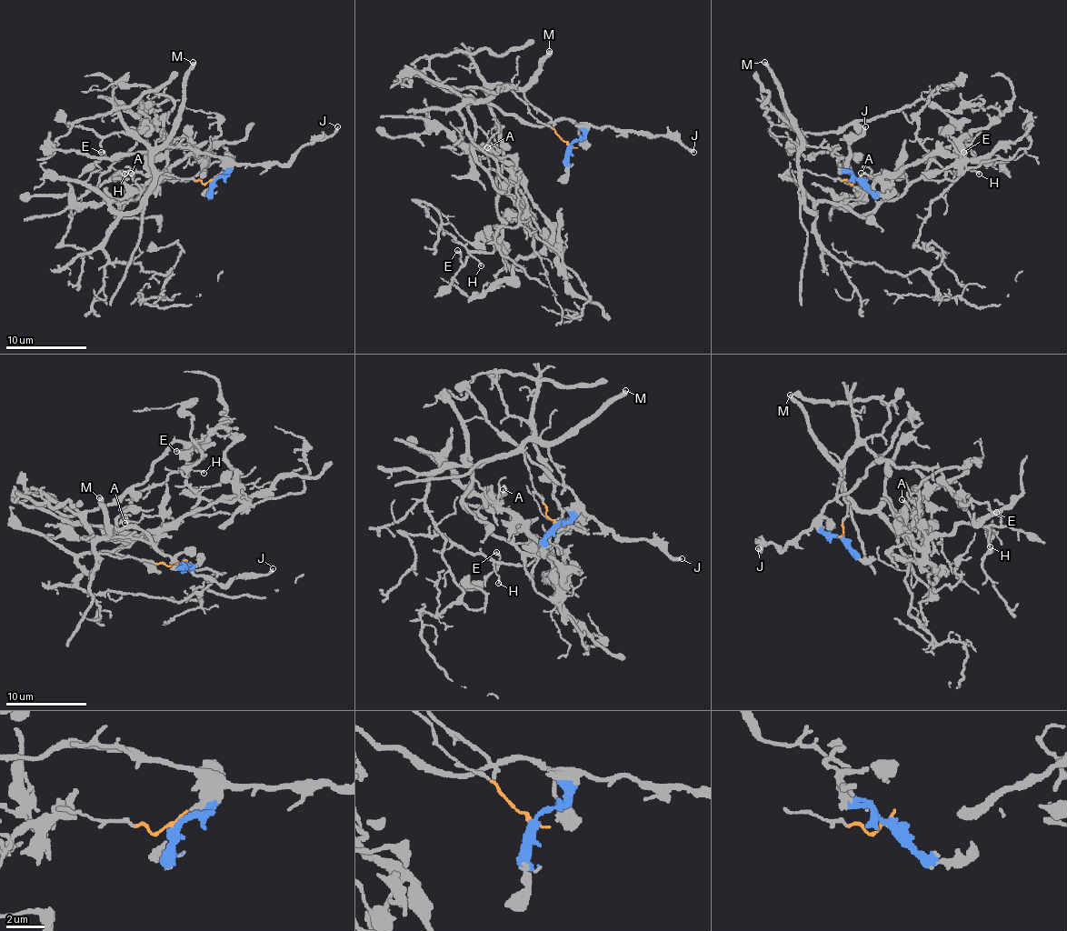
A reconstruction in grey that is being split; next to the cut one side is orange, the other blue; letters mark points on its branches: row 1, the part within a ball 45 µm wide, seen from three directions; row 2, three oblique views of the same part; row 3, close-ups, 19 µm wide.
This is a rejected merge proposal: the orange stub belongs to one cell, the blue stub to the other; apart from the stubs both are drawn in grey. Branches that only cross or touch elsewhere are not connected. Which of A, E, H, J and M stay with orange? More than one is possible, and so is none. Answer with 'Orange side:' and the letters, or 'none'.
Orange side: A, E, H, M

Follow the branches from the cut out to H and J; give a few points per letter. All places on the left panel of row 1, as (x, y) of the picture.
H: (213, 178), (150, 165), (132, 132), (146, 120), (140, 100), (136, 142), (112, 166), (124, 175)
J: (213, 178), (223, 176), (235, 165), (285, 165), (304, 146), (324, 140), (338, 126)

